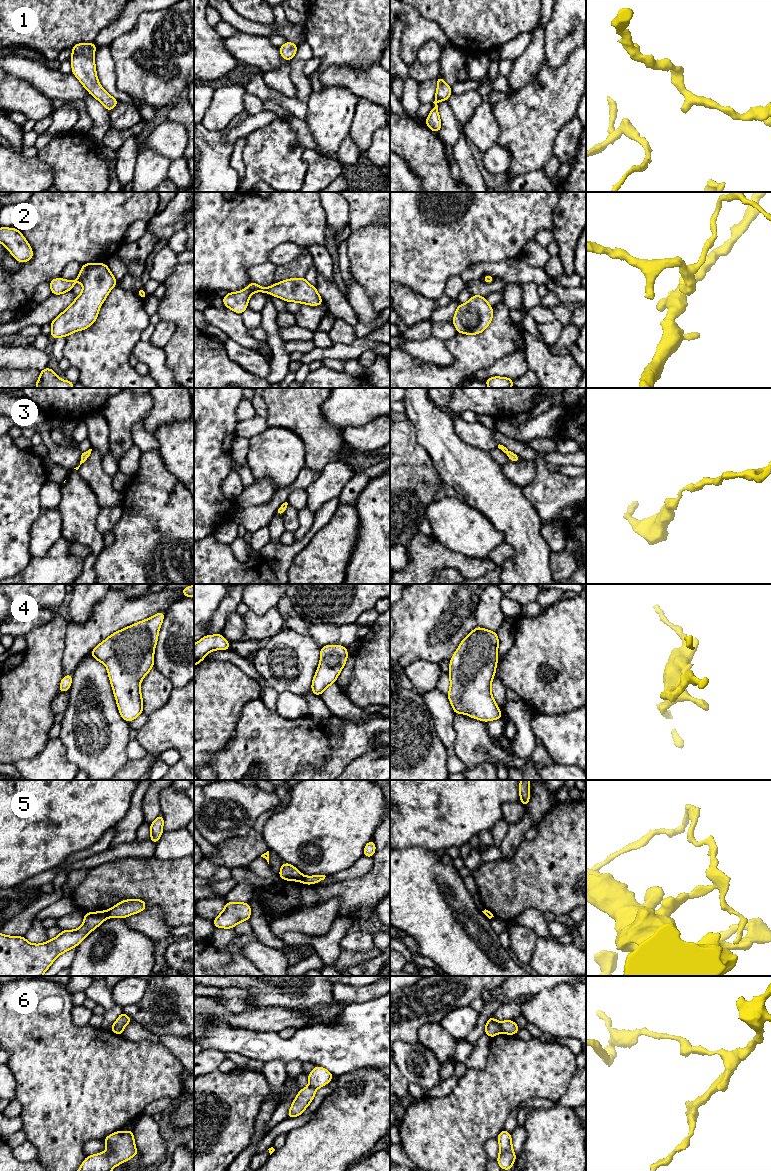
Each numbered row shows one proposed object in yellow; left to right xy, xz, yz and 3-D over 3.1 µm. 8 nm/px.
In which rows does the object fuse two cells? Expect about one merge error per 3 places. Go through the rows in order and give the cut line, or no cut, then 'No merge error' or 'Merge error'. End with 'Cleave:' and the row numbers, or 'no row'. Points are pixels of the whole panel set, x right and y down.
1: No split. No merge error
2: No split. No merge error
3: No split. No merge error
4: No split. No merge error
5: Split along xy (105, 911), (107, 916). Merge error
6: Split along yz (500, 1023), (501, 1031). Merge error
Cleave: 5, 6

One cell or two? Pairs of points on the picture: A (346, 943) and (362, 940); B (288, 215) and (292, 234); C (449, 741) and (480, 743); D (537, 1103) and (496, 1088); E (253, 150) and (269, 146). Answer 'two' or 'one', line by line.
A: one
B: one
C: two
D: two
E: one

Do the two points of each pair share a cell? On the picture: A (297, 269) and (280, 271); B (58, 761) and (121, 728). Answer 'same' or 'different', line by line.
A: same
B: different

